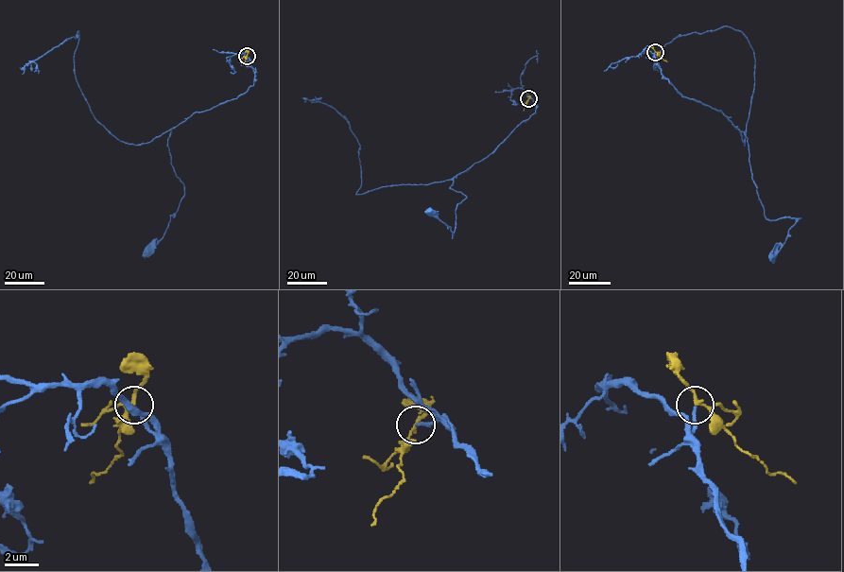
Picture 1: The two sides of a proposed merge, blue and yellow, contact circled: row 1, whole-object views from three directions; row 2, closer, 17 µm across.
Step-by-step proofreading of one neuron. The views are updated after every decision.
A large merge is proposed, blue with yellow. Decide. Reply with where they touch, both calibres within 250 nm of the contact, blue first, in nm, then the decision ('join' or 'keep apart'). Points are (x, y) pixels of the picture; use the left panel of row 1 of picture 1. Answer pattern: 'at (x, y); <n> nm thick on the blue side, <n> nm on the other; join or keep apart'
at (247, 56); 180 nm thick on the blue side, 160 nm on the other; join

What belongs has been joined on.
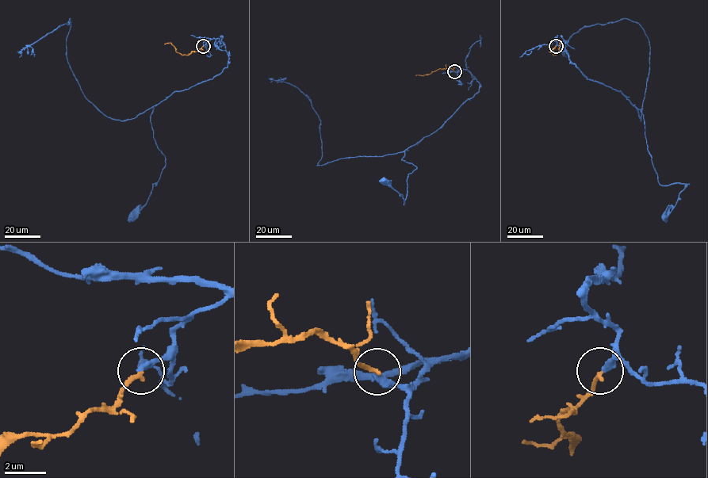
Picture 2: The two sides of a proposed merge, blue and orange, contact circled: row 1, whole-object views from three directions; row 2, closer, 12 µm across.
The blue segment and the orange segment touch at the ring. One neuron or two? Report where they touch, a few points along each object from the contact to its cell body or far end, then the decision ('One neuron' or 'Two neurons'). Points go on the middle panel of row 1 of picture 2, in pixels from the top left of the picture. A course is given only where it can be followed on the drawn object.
Place: (454, 71). Course of blue: (455, 71), (466, 70), (479, 91), (405, 151), (402, 160), (416, 168), (407, 175), (404, 200), (384, 181). Course of orange: (455, 71), (449, 67), (438, 69), (427, 74), (415, 75). One neuron

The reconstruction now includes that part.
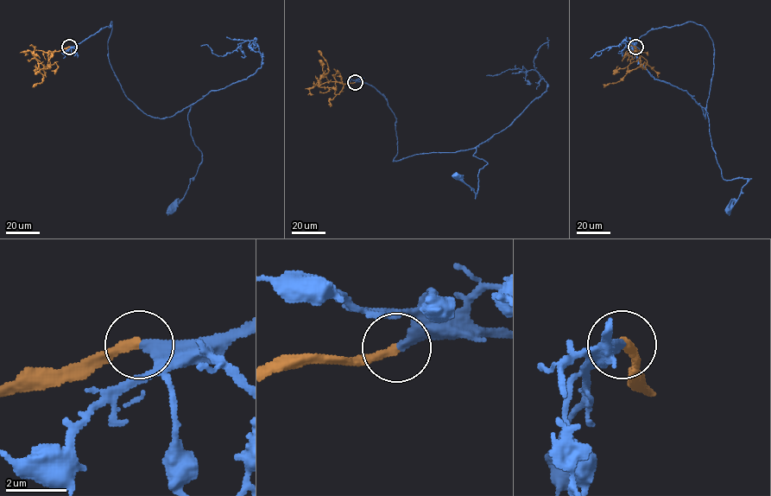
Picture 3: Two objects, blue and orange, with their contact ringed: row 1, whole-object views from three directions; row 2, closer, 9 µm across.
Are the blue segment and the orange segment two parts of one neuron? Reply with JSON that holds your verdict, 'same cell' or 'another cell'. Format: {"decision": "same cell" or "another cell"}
{"decision": "same cell"}

